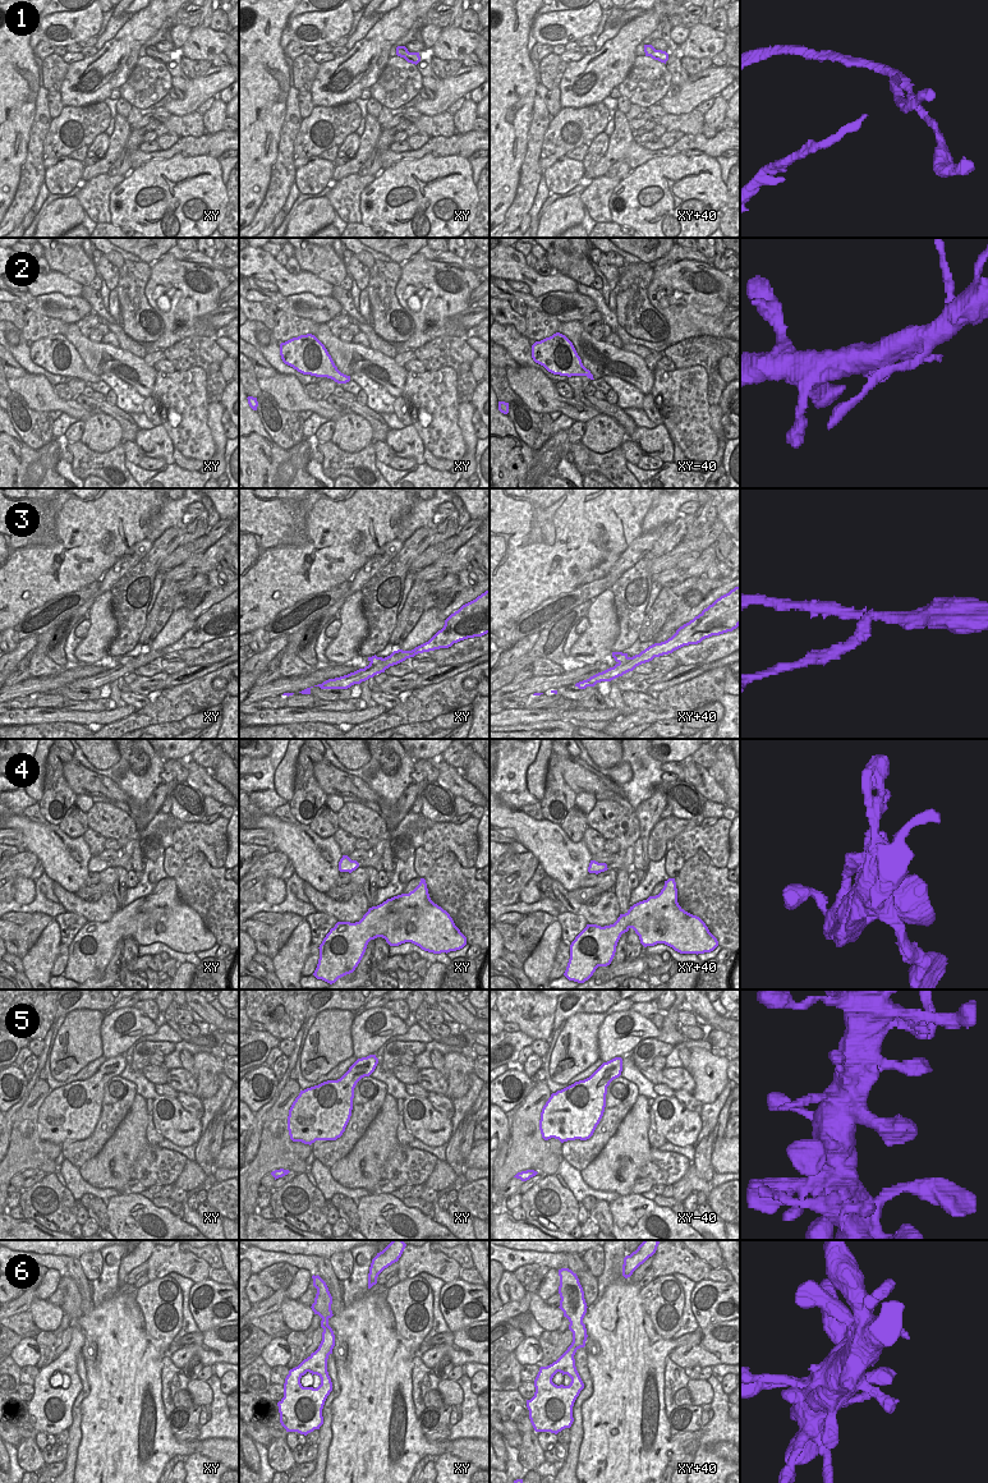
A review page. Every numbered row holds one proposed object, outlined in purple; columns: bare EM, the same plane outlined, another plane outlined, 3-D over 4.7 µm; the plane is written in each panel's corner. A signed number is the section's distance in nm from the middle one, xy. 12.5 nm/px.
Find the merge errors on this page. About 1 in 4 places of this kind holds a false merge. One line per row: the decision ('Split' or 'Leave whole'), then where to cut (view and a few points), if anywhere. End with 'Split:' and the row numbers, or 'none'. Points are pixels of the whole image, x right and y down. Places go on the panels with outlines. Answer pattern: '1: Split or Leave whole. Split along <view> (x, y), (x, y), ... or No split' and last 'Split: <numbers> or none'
1: Split. Split along xy (408, 51), (403, 56)
2: Leave whole. No split
3: Split. Split along xy+40 (626, 656), (619, 662)
4: Leave whole. No split
5: Leave whole. No split
6: Leave whole. No split
Split: 1, 3.

